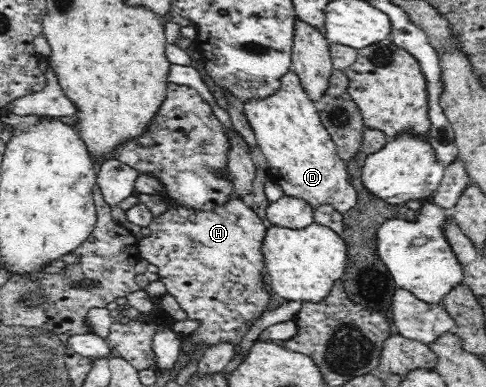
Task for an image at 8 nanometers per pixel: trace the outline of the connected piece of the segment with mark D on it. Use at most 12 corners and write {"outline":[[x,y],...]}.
{"outline":[[298,75],[243,106],[268,176],[312,209],[358,198]]}

